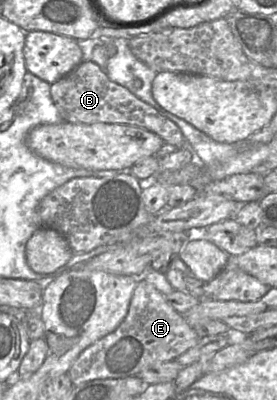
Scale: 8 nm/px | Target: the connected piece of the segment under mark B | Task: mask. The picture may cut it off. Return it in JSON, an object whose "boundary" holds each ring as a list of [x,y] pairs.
{"boundary":[[[91,60],[82,61],[72,72],[51,84],[50,94],[63,121],[76,124],[108,123],[137,126],[159,135],[165,143],[191,151],[190,143],[174,122],[125,87],[111,81],[101,67]]]}

